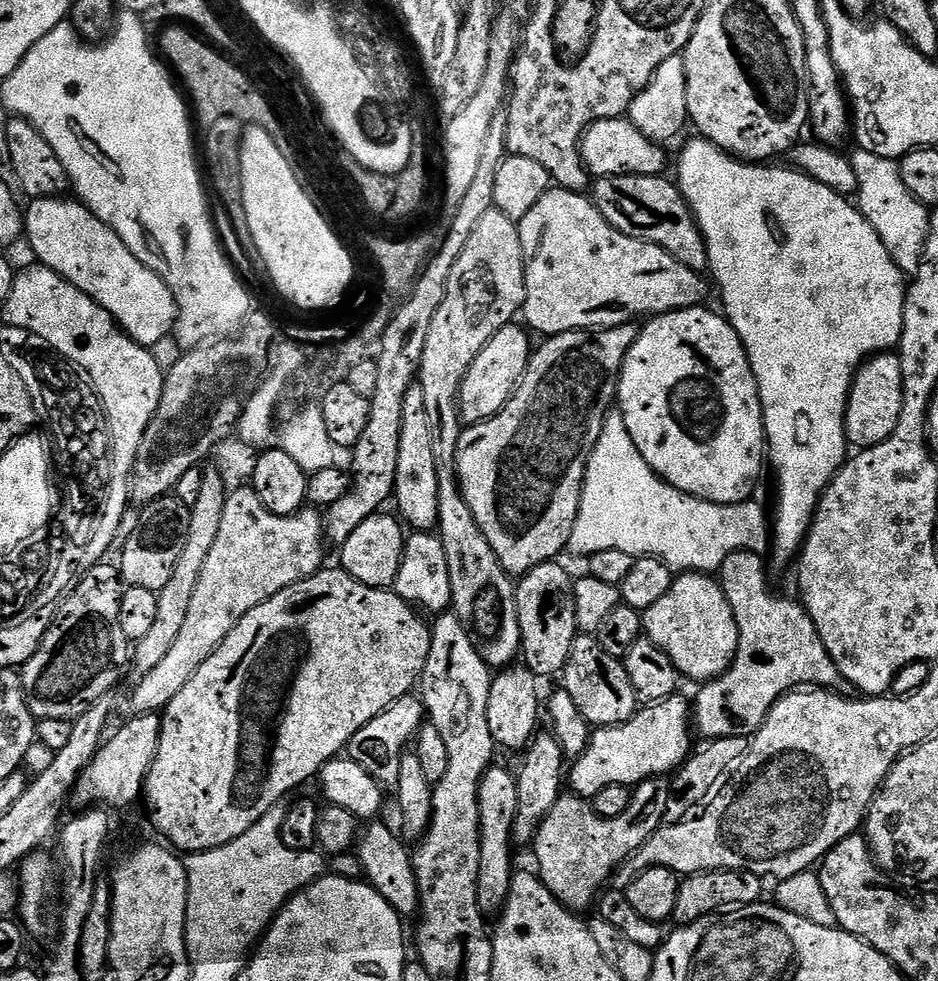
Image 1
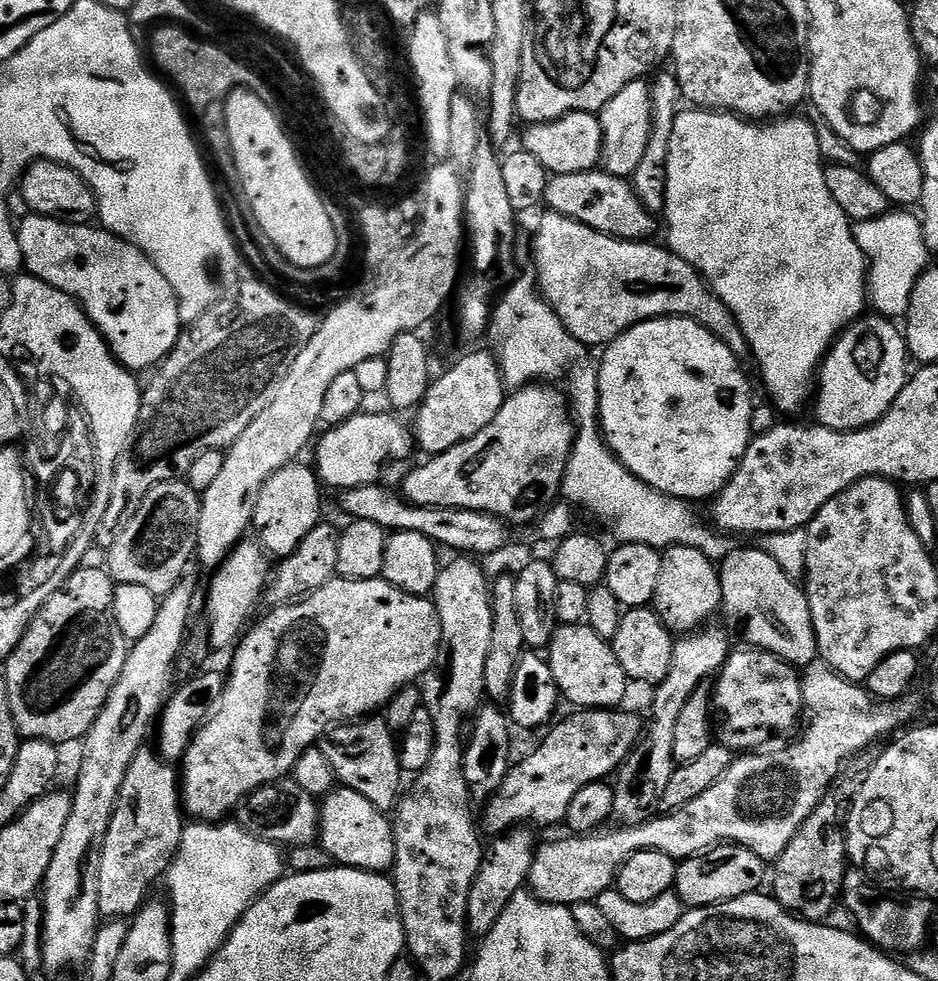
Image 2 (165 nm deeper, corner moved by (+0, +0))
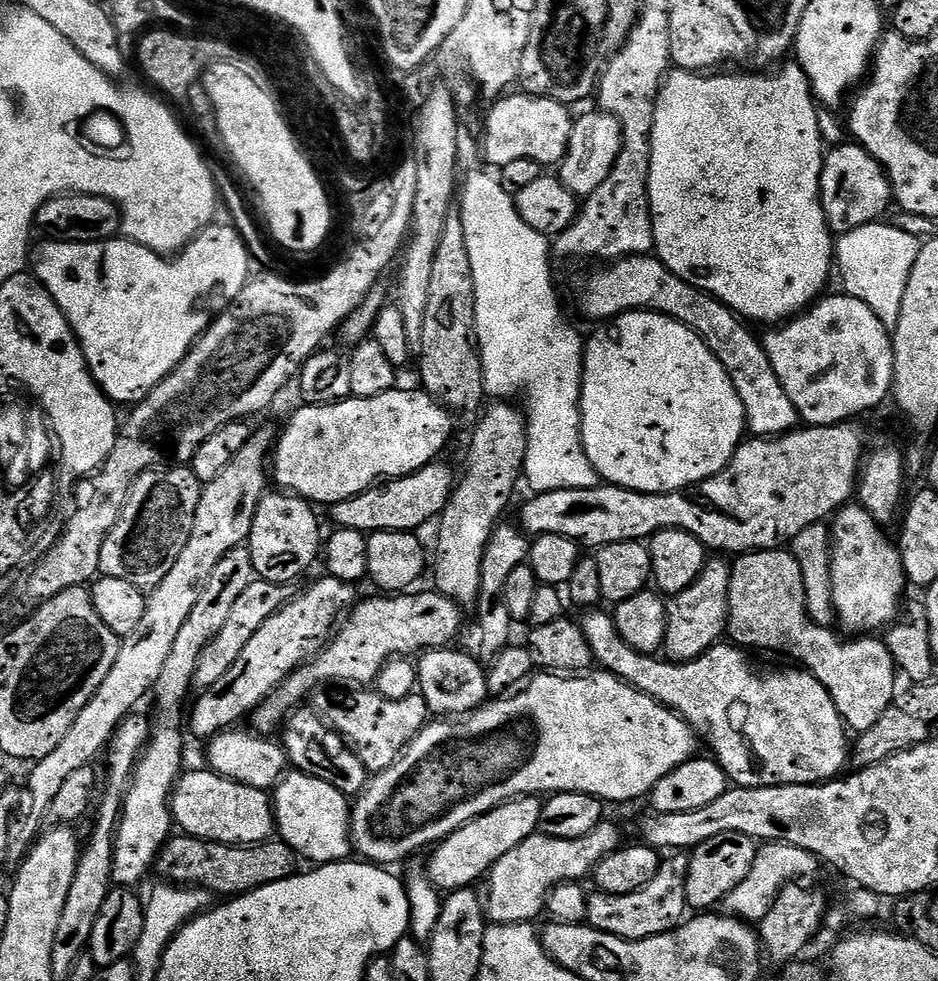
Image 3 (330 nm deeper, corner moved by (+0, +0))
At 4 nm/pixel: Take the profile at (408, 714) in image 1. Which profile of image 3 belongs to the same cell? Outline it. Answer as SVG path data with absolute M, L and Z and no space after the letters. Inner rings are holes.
M293 711L282 728L282 743L289 765L297 772L322 778L322 782L330 782L330 786L334 786L349 798L363 792L368 787L370 774L364 763L356 757L355 750L334 729L329 728L315 711L304 711Z

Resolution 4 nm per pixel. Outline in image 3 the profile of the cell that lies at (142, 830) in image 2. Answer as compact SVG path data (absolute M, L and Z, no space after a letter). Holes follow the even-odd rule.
M241 546L230 550L214 566L210 578L204 584L200 592L198 602L194 602L194 610L190 610L190 618L178 630L178 638L174 641L174 647L170 650L166 662L162 665L162 674L158 674L158 682L154 689L156 696L156 720L154 716L154 727L148 737L148 745L144 747L144 753L140 755L140 760L136 763L136 769L132 775L132 781L128 787L128 793L124 795L124 805L120 811L120 822L116 825L116 845L114 846L114 860L112 862L112 882L116 886L136 886L136 883L143 878L147 872L153 871L156 859L160 857L160 851L168 843L174 832L174 821L172 818L172 789L176 786L176 781L182 775L180 763L184 760L184 736L180 731L186 728L186 704L184 699L188 696L188 691L193 691L198 662L209 642L222 630L222 625L226 623L226 618L230 615L230 610L238 598L250 586L252 580L257 579L254 570L252 555L248 553L247 547Z

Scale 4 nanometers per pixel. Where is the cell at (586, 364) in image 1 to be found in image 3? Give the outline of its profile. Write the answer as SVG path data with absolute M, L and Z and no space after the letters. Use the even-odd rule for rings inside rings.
M440 463L427 464L409 476L397 476L383 486L373 486L366 492L359 492L357 496L336 501L330 508L333 525L336 528L353 528L365 534L420 530L427 520L435 521L439 517L452 496L454 476L452 480L451 470Z

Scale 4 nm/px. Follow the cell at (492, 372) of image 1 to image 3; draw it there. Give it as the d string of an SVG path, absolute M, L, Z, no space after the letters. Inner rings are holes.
M393 390L386 394L378 394L371 396L365 400L359 398L349 398L347 400L340 400L337 404L309 404L307 406L300 406L300 409L293 414L288 420L288 425L284 428L284 433L279 433L278 439L274 444L274 455L270 460L270 468L274 473L274 480L276 480L281 489L287 490L295 495L303 496L305 500L311 502L313 505L331 506L338 500L345 500L351 496L357 496L359 492L366 492L373 487L377 482L383 481L385 478L395 478L397 476L409 476L412 472L417 472L419 468L425 468L427 464L433 463L437 459L436 456L448 444L448 439L452 436L452 420L447 408L443 404L438 403L436 399L429 396L423 390L417 392L400 392L401 390Z

